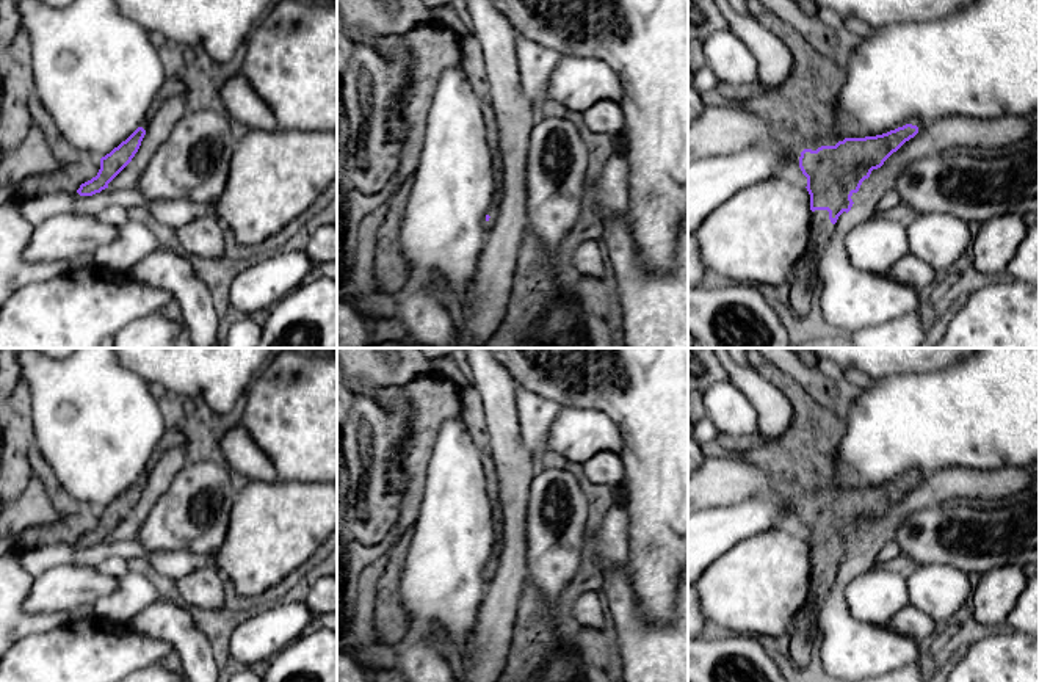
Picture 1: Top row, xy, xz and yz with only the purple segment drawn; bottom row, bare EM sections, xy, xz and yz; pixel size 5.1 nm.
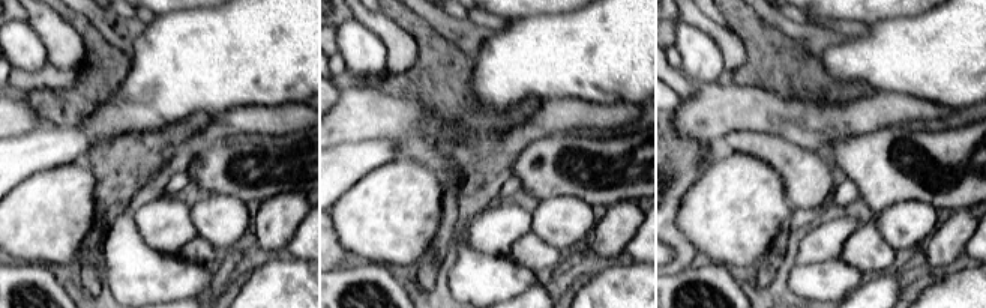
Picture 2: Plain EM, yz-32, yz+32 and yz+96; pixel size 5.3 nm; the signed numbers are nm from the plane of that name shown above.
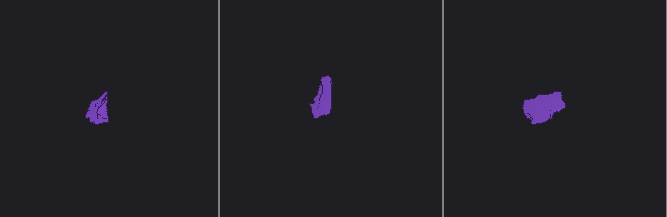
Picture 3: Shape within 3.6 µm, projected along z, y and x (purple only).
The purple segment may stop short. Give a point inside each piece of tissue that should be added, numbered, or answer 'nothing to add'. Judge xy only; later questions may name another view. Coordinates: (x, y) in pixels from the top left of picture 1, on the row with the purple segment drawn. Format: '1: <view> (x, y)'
1: xy (173, 87)

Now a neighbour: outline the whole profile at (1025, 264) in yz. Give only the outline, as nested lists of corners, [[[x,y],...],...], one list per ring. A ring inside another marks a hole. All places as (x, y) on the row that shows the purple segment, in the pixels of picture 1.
[[[1039,223],[1026,235],[1006,267],[1005,276],[1039,285]]]

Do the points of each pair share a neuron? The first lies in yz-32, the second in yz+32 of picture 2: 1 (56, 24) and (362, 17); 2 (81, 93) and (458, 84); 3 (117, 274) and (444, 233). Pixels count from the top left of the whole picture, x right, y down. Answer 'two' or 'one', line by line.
1: one
2: one
3: two

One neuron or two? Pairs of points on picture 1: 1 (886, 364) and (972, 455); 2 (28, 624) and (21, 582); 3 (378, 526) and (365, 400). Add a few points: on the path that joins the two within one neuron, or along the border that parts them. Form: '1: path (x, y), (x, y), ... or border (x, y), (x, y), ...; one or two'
1: border (931, 370), (892, 373), (875, 380); two
2: path (18, 613), (18, 593); one
3: path (378, 494), (378, 466), (372, 431); one

